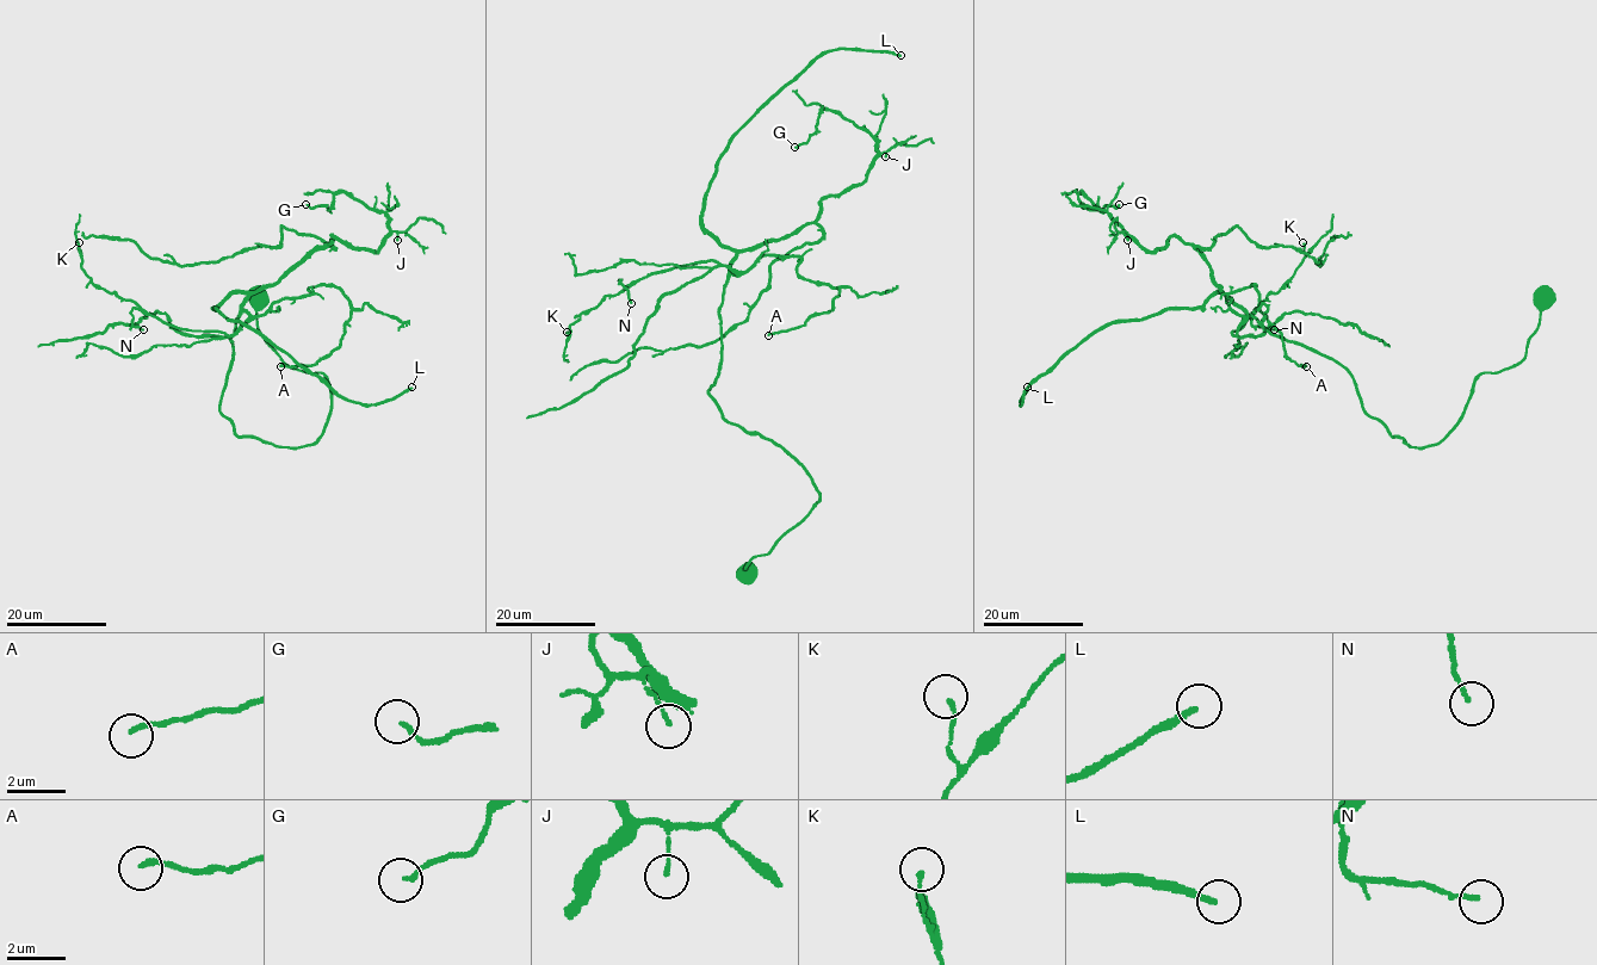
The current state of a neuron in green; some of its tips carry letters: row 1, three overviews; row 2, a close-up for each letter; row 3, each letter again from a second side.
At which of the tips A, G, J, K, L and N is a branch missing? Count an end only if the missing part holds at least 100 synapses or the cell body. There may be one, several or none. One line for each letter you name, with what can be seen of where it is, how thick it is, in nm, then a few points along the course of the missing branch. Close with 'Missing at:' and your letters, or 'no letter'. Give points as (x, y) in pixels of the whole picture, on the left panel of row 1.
L: (412, 387) | 180 nm
Missing at: L

